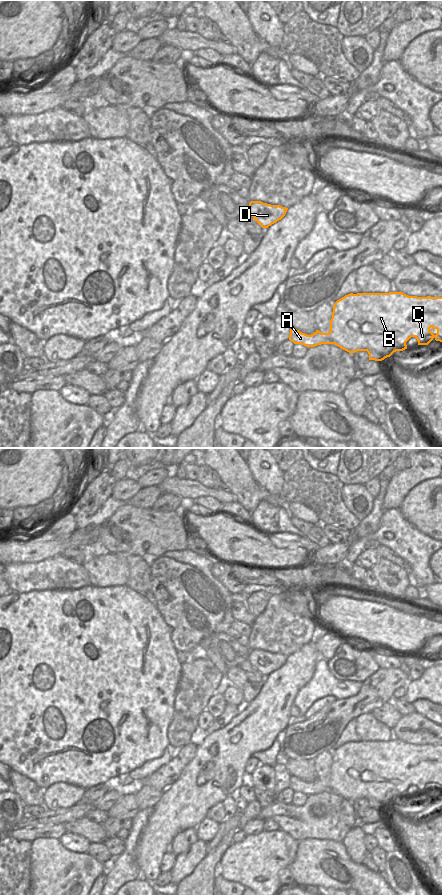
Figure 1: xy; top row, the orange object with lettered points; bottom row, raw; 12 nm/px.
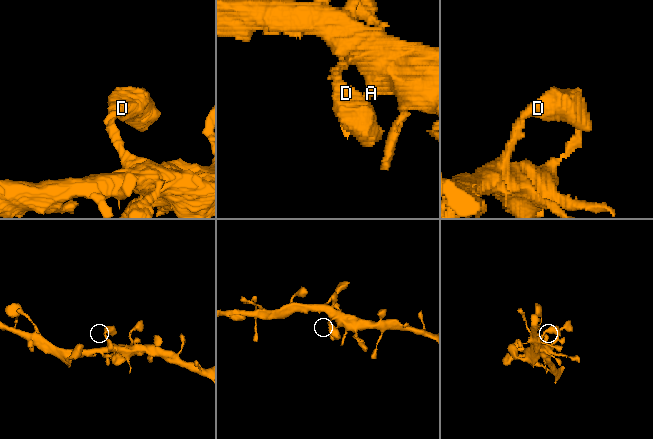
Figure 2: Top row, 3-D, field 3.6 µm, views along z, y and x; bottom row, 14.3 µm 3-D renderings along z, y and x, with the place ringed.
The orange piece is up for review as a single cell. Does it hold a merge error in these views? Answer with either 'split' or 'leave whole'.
leave whole

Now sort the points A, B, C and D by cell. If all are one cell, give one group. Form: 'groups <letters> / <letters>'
groups A B C D

